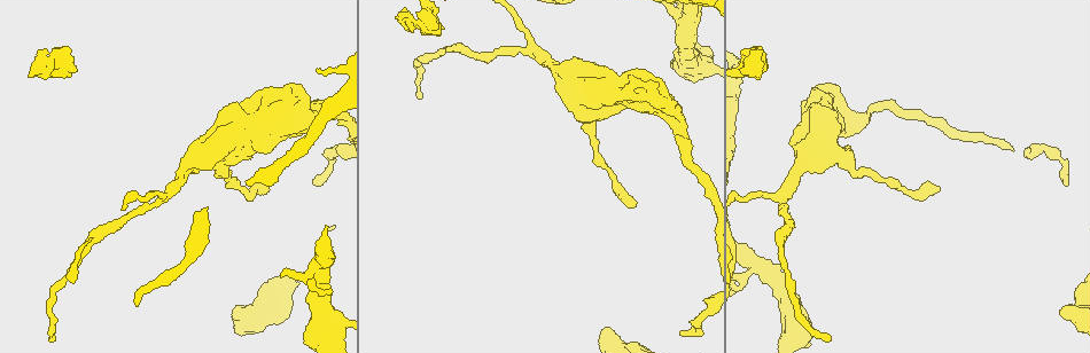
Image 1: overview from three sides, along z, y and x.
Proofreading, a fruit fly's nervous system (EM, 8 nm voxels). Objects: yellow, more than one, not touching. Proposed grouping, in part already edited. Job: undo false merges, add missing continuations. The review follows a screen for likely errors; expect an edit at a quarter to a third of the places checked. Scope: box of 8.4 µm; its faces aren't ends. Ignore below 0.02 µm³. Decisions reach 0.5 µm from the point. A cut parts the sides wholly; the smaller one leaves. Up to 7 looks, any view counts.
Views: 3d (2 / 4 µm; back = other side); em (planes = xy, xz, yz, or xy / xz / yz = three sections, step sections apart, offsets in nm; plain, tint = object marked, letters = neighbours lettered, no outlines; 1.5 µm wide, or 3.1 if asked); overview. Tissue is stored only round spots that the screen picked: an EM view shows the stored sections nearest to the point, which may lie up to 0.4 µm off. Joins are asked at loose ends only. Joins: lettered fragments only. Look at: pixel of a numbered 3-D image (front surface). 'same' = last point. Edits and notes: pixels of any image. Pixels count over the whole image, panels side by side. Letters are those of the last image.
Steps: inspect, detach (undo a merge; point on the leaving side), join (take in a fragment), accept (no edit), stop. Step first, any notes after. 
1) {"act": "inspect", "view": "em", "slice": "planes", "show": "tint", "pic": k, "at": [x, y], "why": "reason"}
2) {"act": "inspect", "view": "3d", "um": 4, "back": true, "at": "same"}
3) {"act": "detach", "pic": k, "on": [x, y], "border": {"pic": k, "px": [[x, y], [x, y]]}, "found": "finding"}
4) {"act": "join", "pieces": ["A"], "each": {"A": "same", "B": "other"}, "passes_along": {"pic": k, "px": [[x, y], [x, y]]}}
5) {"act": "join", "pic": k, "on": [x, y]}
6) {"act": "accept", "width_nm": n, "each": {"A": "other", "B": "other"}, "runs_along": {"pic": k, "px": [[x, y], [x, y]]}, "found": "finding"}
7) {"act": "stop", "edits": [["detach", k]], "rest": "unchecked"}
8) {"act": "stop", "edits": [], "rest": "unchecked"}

{"act": "inspect", "view": "3d", "um": 2, "pic": 1, "at": [50, 340], "why": "thin end"}

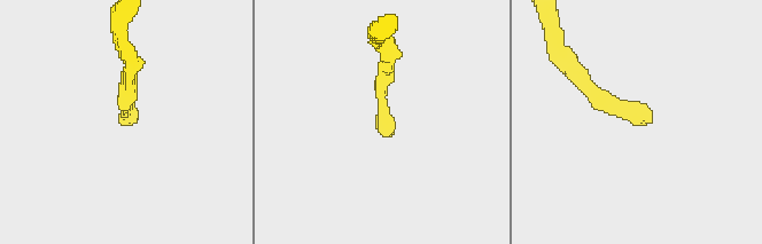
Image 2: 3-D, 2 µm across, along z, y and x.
{"act": "inspect", "view": "em", "slice": "planes", "show": "letters", "pic": 2, "at": [652, 121]}

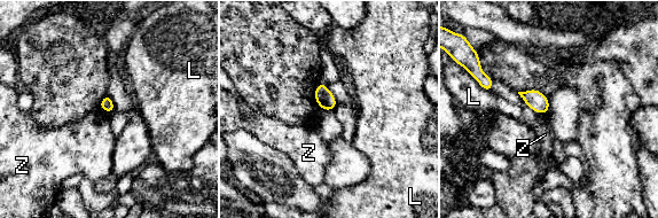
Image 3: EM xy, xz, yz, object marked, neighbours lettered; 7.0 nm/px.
{"act": "accept", "width_nm": 90, "each": {"L": "other", "Z": "other"}, "border": {"pic": 3, "px": [[99, 107], [109, 113]]}, "found": "none of them fits"}

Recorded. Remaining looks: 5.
{"act": "inspect", "view": "em", "slice": "planes", "show": "letters", "pic": 1, "at": [757, 266], "why": "thick turns thin"}

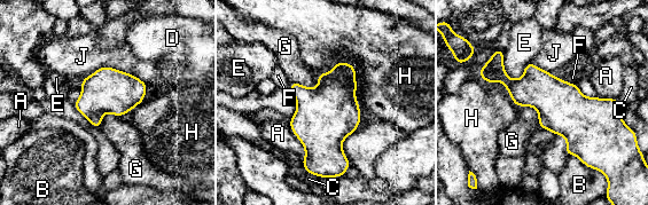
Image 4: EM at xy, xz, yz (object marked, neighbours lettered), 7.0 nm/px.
{"act": "accept", "longest_contact_nm": ["J", 460], "each": {"A": "other", "B": "other", "C": "other", "D": "other", "E": "other", "F": "other", "G": "other", "H": "other", "J": "other"}, "border": {"pic": 4, "px": [[290, 81], [307, 87], [319, 81]]}, "found": "all the same cell"}

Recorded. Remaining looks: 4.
{"act": "inspect", "view": "3d", "um": 4, "pic": 1, "at": [628, 84]}

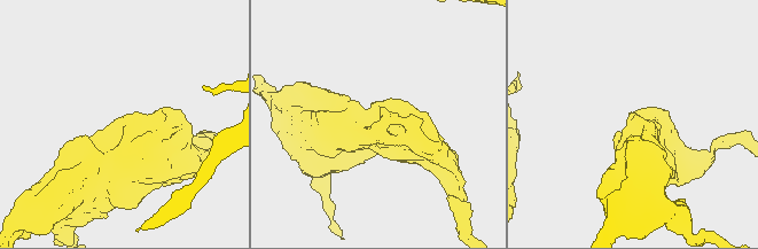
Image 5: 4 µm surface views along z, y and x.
{"act": "inspect", "view": "em", "slice": "xy", "step": 8, "show": "tint", "pic": 5, "at": [628, 126], "why": "need the tissue"}

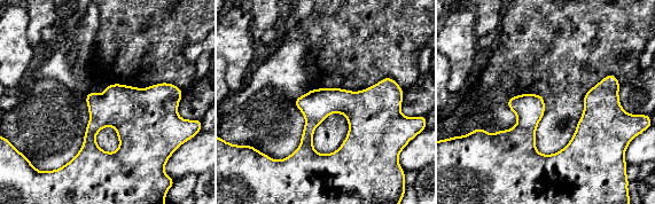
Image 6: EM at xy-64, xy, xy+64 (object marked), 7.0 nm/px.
{"act": "inspect", "view": "em", "slice": "planes", "show": "letters", "at": "same"}

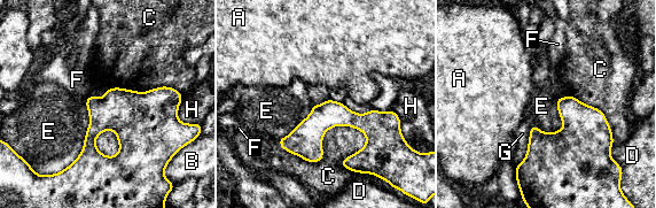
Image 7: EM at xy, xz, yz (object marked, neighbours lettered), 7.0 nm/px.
{"act": "accept", "each": {"A": "other", "B": "other", "C": "other", "D": "other", "E": "other", "F": "other", "G": "other", "H": "other"}, "border": {"pic": 7, "px": [[278, 139], [364, 174]]}, "found": "no lettered fragment goes on from it"}

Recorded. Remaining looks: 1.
{"act": "stop", "edits": [], "rest": "unchecked"}

